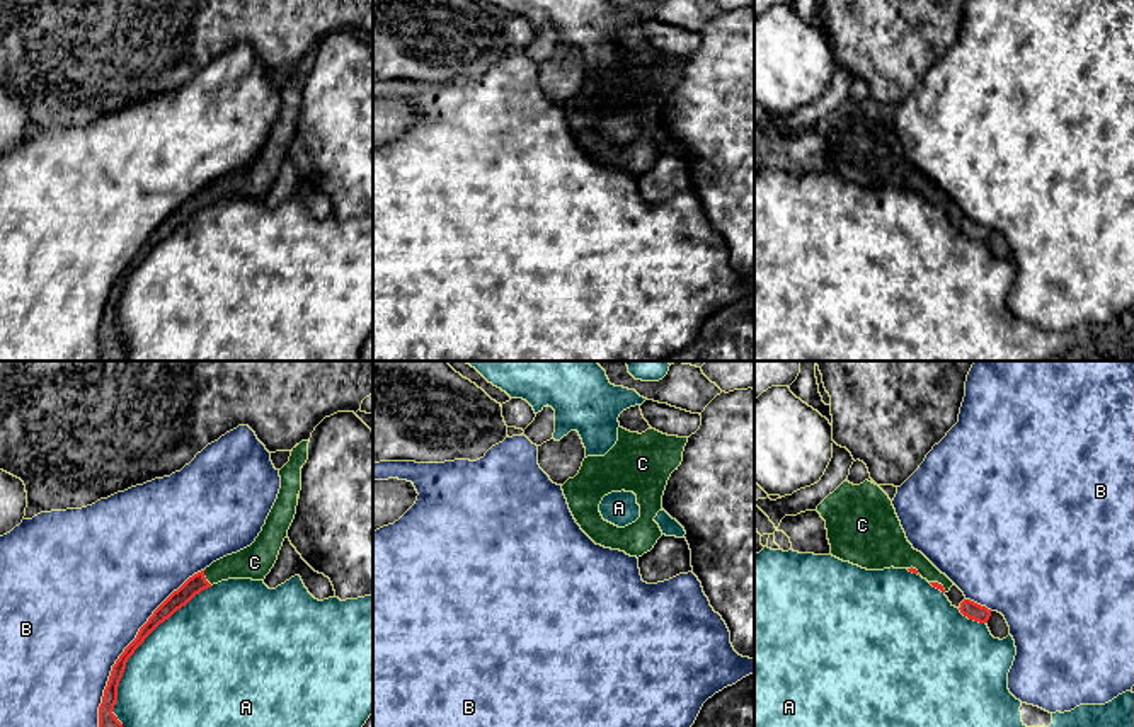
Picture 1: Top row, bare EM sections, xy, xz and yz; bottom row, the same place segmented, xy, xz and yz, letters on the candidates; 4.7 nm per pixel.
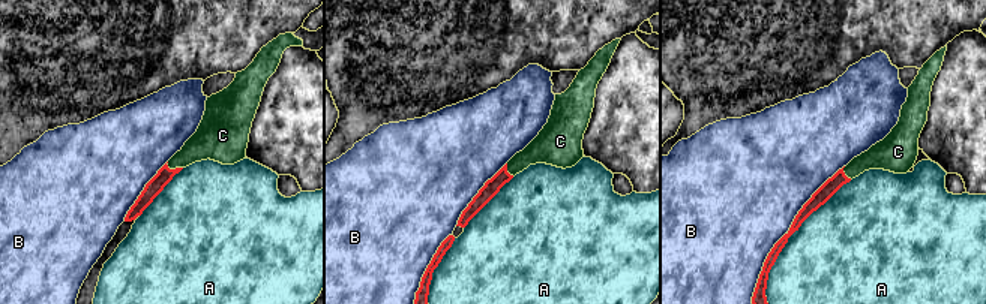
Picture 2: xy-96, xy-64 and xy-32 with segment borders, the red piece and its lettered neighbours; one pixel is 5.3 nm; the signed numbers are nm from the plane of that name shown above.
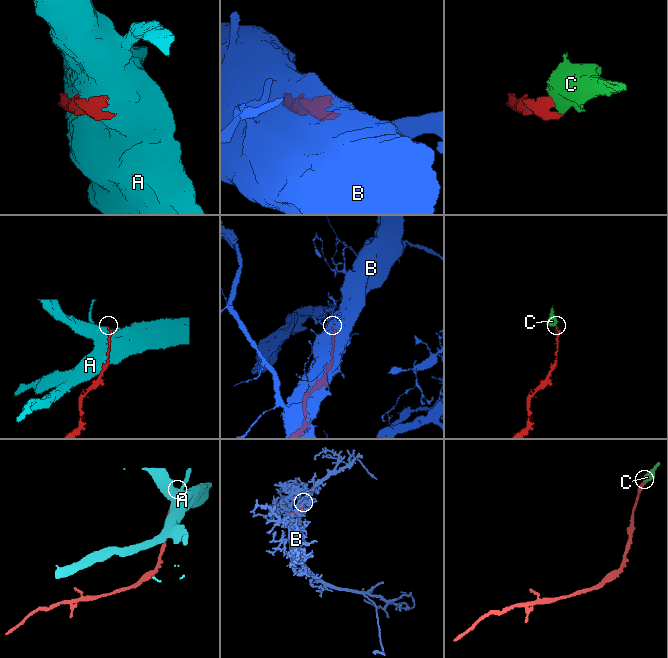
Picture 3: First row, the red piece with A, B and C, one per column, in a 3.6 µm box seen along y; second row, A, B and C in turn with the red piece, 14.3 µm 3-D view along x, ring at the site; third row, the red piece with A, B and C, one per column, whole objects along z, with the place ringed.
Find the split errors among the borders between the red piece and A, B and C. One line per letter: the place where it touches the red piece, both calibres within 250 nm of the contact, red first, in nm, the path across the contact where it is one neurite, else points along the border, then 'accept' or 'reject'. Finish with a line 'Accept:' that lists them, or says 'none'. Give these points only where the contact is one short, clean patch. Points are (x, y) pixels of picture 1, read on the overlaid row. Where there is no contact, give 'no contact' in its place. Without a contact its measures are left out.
A: contact xy (137, 647); calibres 80 and 480 nm; reject
B: contact xy (130, 644); calibres 80 and 500 nm; reject
C: contact xy (205, 578); calibres 90 and 160 nm; way xy (198, 583), (205, 578), (227, 567), (254, 562); accept
Accept: C

